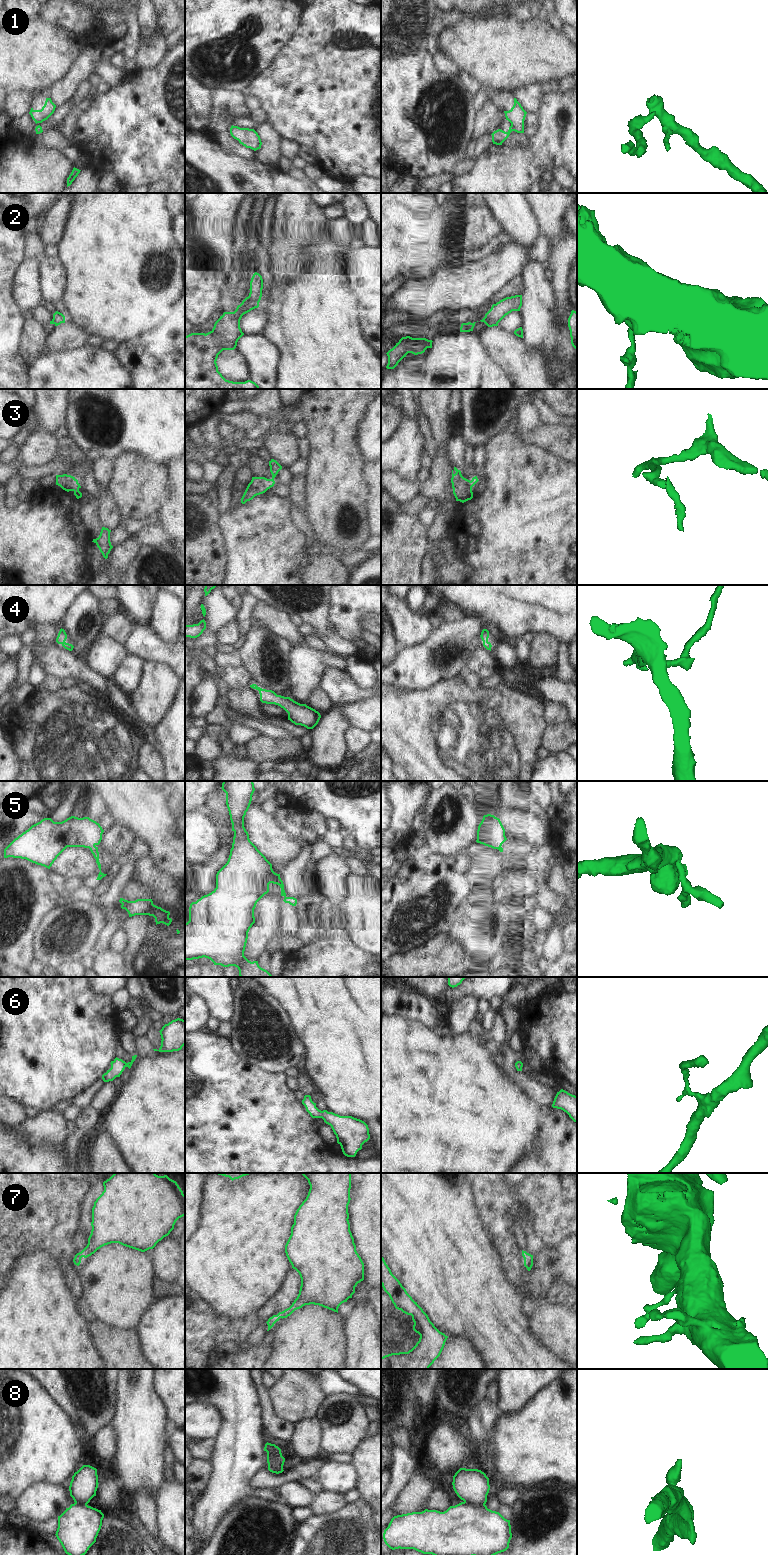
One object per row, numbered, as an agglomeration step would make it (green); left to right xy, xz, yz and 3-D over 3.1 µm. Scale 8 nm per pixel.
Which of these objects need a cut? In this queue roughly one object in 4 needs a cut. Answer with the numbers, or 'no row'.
1, 2, 3, 8

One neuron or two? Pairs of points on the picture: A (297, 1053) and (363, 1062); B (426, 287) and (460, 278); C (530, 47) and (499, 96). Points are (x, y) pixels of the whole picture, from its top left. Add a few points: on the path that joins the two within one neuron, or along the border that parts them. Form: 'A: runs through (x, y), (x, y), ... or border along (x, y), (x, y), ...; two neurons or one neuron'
A: border along (295, 1032), (305, 1050), (305, 1056), (301, 1065); two neurons
B: runs through (434, 287), (452, 286); one neuron
C: border along (482, 84), (512, 92); two neurons

